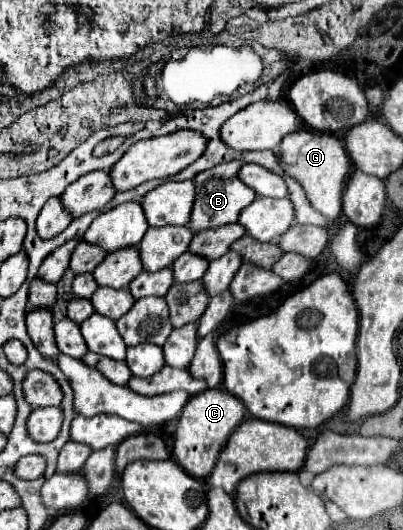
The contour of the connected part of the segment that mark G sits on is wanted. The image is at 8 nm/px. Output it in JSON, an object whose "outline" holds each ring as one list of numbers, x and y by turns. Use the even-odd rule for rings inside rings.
{"outline":[[298,130,282,140,278,156,282,160,282,166,286,166,286,172,302,184,310,204,322,214,326,214,330,220,338,218,342,210,342,190,352,170,352,160,344,144,338,138,324,132]]}

